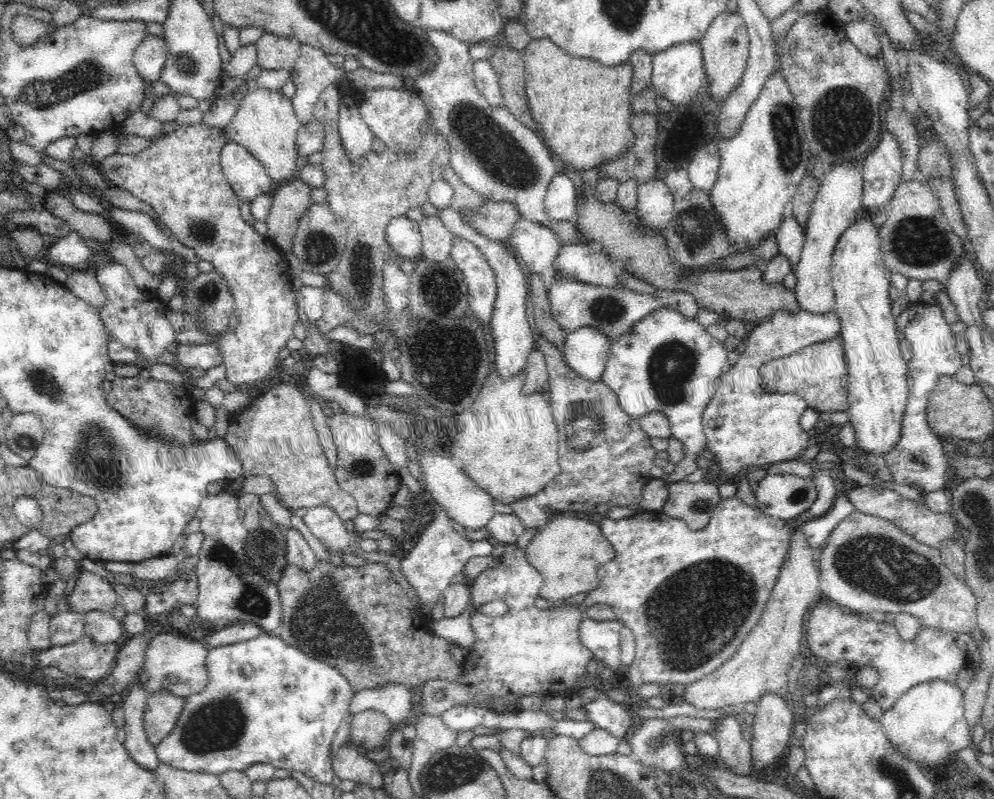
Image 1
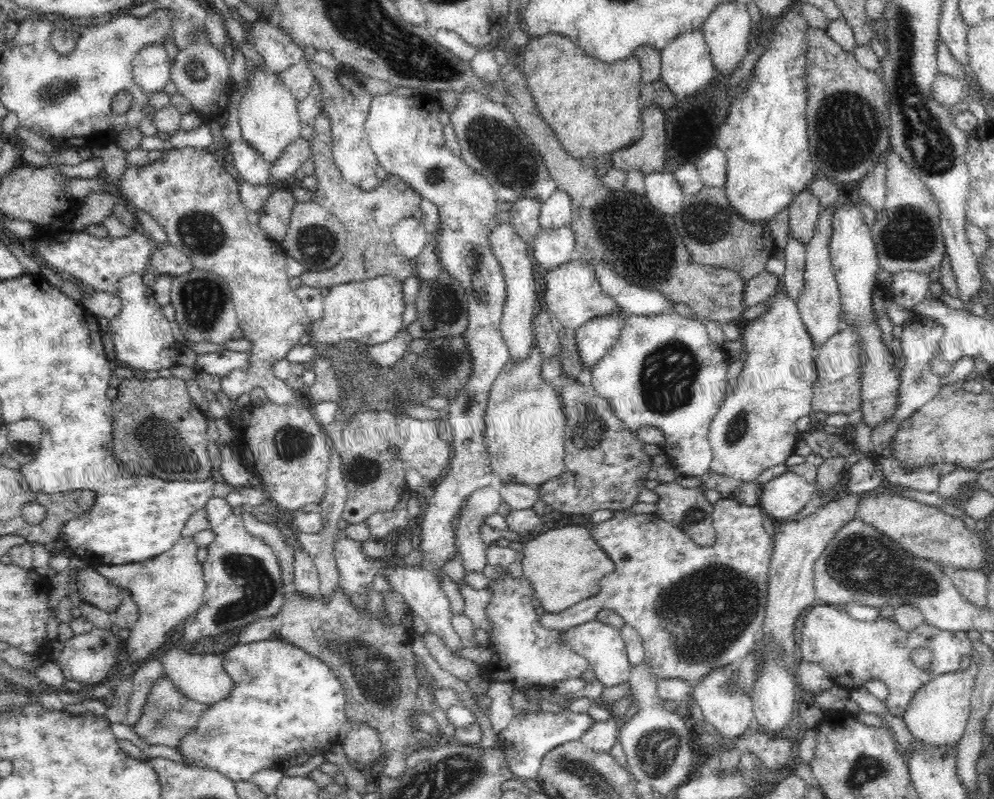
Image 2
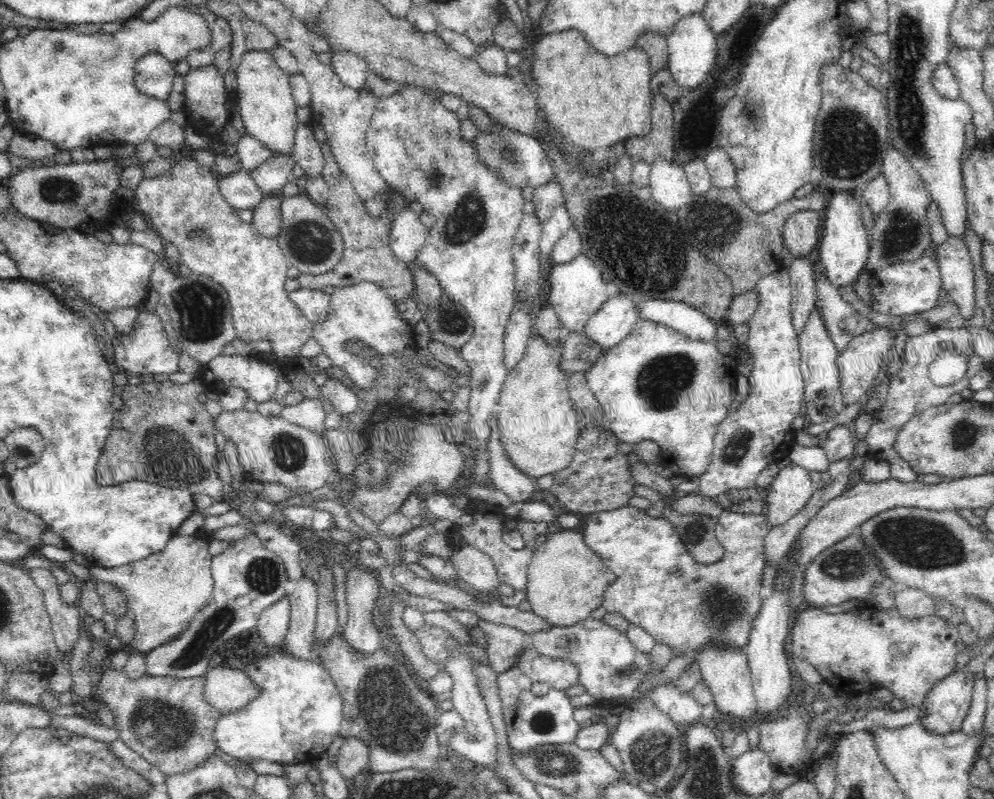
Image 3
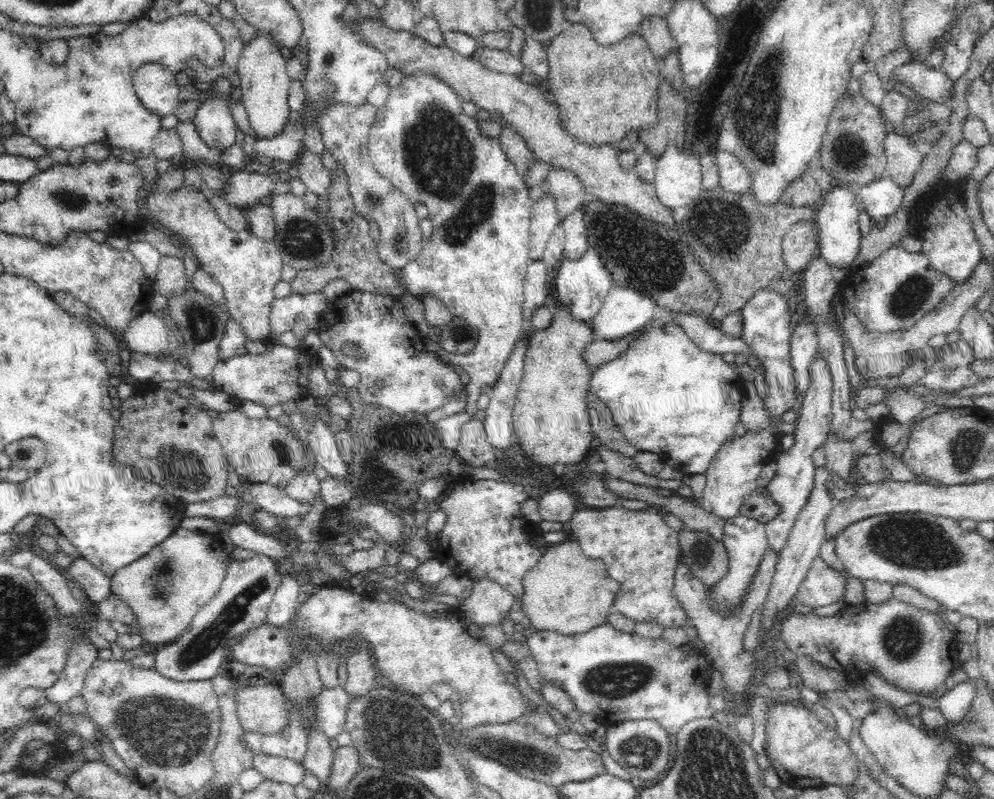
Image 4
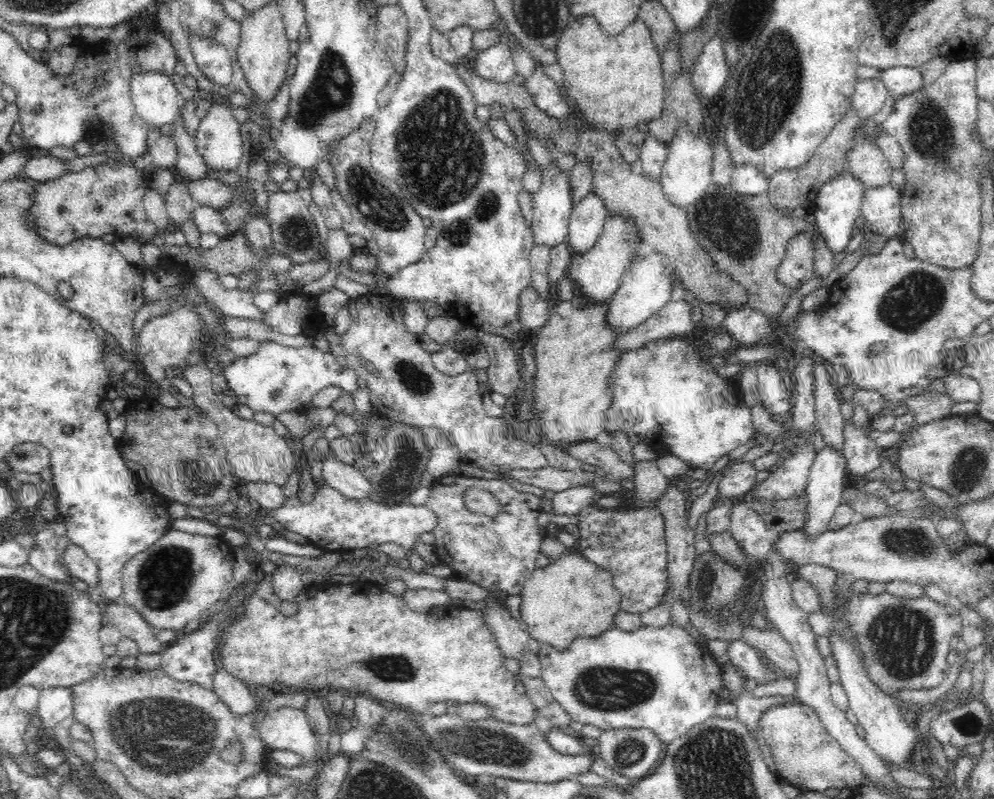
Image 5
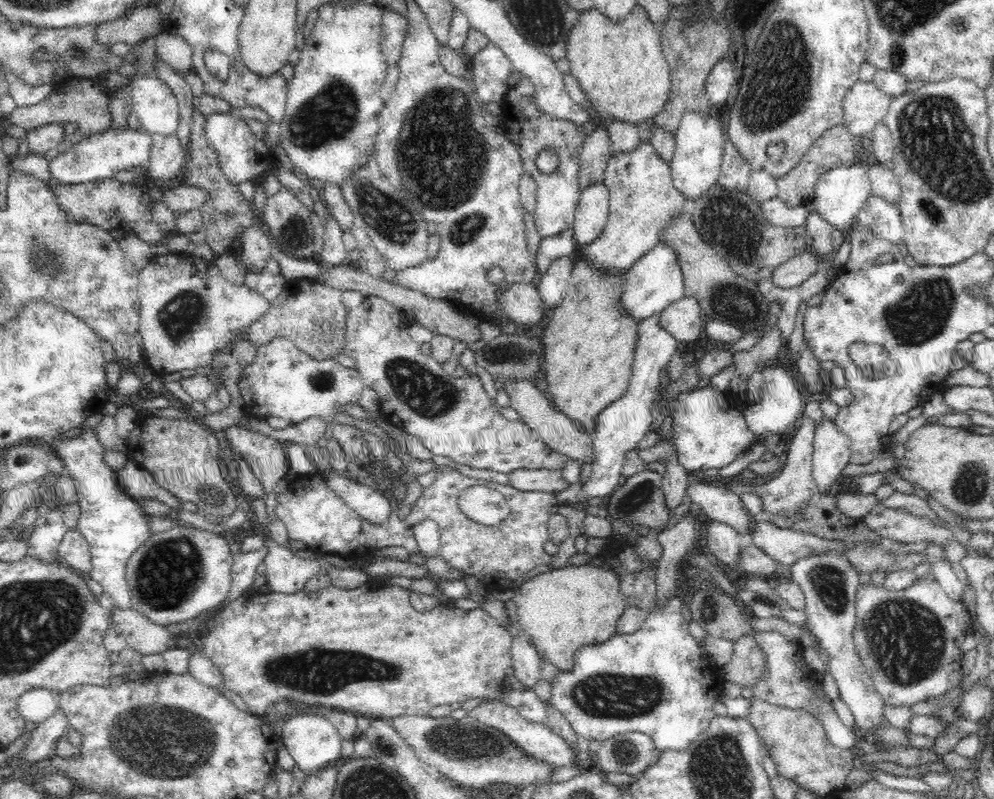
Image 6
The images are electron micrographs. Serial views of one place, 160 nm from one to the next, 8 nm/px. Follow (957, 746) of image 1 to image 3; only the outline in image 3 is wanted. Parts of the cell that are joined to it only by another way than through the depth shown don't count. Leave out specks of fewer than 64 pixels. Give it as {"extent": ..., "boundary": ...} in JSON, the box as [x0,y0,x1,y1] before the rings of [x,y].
{"extent":[919,672,978,733],"boundary":[[[954,672],[940,680],[922,700],[919,723],[932,733],[961,731],[978,675]]]}

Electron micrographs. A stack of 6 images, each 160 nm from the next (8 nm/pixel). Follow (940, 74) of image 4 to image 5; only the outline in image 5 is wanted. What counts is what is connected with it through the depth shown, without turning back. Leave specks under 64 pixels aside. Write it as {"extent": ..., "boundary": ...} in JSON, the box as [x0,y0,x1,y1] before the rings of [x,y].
{"extent":[877,67,925,97],"boundary":[[[892,67],[879,71],[877,78],[884,83],[890,94],[895,97],[906,96],[925,86],[919,68]]]}

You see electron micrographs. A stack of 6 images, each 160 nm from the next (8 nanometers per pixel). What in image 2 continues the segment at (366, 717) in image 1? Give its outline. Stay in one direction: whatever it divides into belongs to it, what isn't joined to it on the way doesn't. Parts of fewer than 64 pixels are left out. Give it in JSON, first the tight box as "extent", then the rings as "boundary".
{"extent":[340,723,383,767],"boundary":[[[366,723],[350,728],[340,743],[345,757],[354,765],[362,767],[367,762],[377,762],[383,758],[379,733]]]}

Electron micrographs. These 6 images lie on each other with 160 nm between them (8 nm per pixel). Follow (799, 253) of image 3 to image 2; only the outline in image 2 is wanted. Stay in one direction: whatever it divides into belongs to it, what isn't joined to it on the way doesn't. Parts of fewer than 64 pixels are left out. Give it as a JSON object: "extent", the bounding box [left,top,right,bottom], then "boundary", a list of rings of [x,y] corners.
{"extent":[789,188,822,245],"boundary":[[[810,188],[801,191],[789,206],[789,237],[806,245],[814,237],[822,207],[810,193]]]}

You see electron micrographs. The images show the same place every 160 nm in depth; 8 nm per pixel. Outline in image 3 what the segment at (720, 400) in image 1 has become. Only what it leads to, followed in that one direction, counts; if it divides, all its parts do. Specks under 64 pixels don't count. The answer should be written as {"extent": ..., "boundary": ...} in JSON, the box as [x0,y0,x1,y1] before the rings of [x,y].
{"extent":[692,267,804,502],"boundary":[[[788,267],[781,268],[763,276],[755,286],[758,294],[758,308],[747,322],[749,335],[746,348],[754,358],[753,369],[748,377],[749,395],[737,411],[728,412],[728,416],[716,428],[713,440],[713,452],[710,464],[704,474],[692,483],[693,489],[702,496],[718,502],[718,496],[728,490],[742,490],[757,487],[756,478],[769,464],[778,463],[790,454],[790,448],[797,442],[796,430],[792,428],[792,420],[800,414],[804,398],[804,381],[800,368],[801,352],[799,337],[794,330],[791,314],[791,278]]]}

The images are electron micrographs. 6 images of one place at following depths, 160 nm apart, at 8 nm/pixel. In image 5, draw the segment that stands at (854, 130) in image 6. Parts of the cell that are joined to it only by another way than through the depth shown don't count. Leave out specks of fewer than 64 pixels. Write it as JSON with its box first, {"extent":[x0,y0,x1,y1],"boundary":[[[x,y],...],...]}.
{"extent":[851,79,889,121],"boundary":[[[859,79],[851,96],[851,106],[855,107],[861,120],[870,121],[884,106],[888,94],[889,90],[880,79]]]}

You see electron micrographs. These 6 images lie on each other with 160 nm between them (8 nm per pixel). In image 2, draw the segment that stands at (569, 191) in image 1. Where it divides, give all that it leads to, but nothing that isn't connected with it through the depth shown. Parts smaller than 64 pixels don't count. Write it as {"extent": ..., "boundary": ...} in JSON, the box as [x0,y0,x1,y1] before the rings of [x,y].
{"extent":[539,191,572,230],"boundary":[[[564,191],[552,194],[541,207],[539,215],[539,229],[555,230],[563,227],[571,227],[572,202],[570,195]]]}

